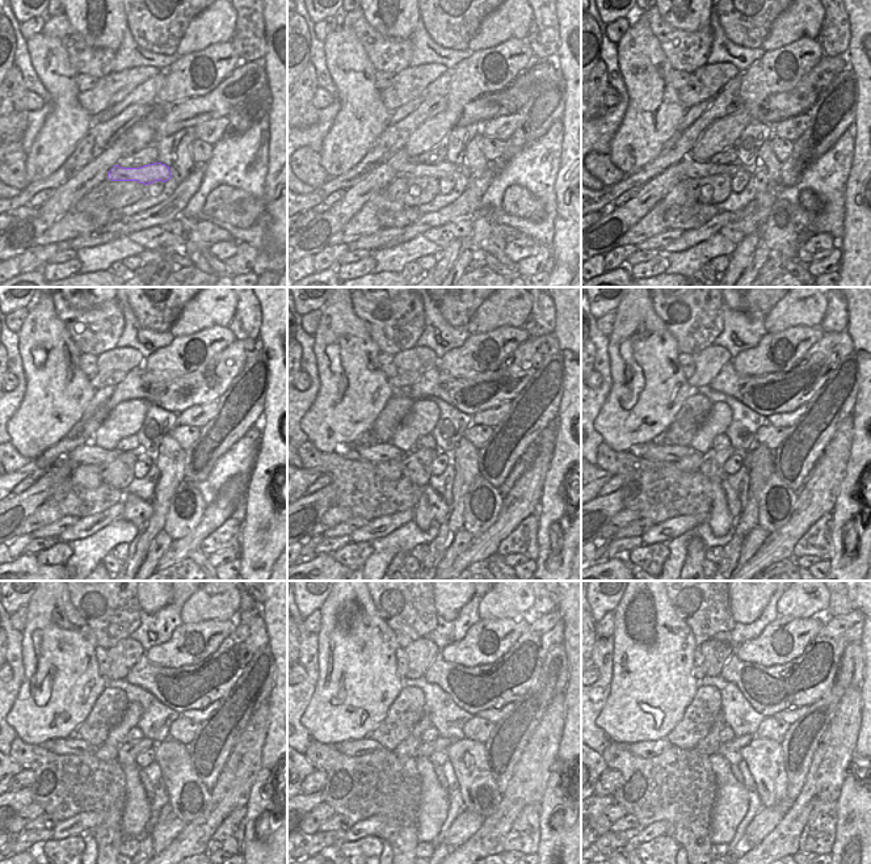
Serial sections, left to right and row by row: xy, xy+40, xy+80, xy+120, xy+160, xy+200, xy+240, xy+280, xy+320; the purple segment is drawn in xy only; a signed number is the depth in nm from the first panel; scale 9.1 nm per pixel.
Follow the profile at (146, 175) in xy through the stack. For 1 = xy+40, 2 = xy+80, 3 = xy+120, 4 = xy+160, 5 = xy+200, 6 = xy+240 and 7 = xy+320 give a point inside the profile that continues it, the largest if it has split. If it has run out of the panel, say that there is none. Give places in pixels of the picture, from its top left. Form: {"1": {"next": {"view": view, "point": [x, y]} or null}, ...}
{"1": {"next": {"view": "xy+40", "point": [412, 169]}}, "2": {"next": {"view": "xy+80", "point": [690, 168]}}, "3": {"next": {"view": "xy+120", "point": [89, 452]}}, "4": {"next": {"view": "xy+160", "point": [379, 452]}}, "5": {"next": {"view": "xy+200", "point": [665, 452]}}, "6": {"next": {"view": "xy+240", "point": [72, 745]}}, "7": {"next": {"view": "xy+320", "point": [646, 749]}}}

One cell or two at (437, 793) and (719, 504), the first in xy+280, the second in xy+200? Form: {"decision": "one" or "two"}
{"decision": "one"}

